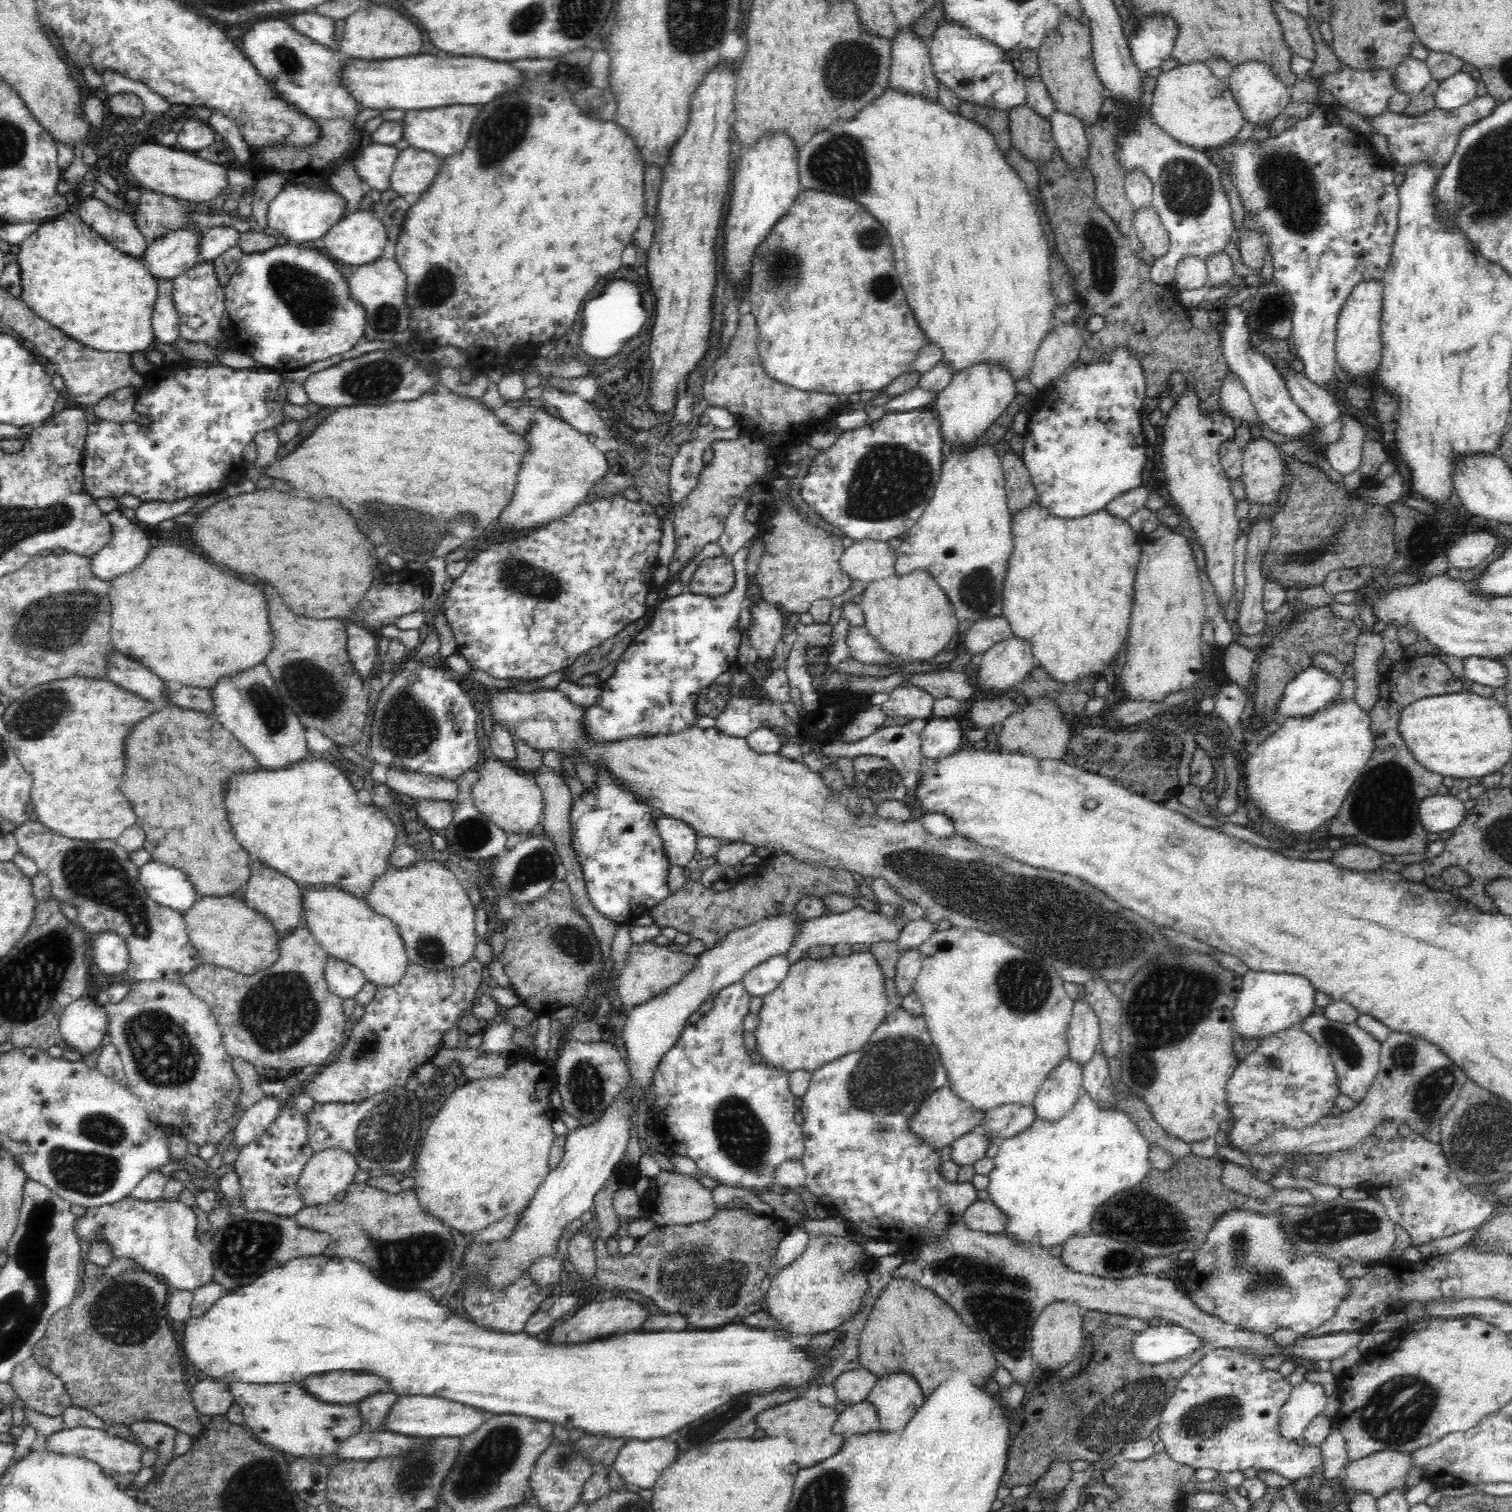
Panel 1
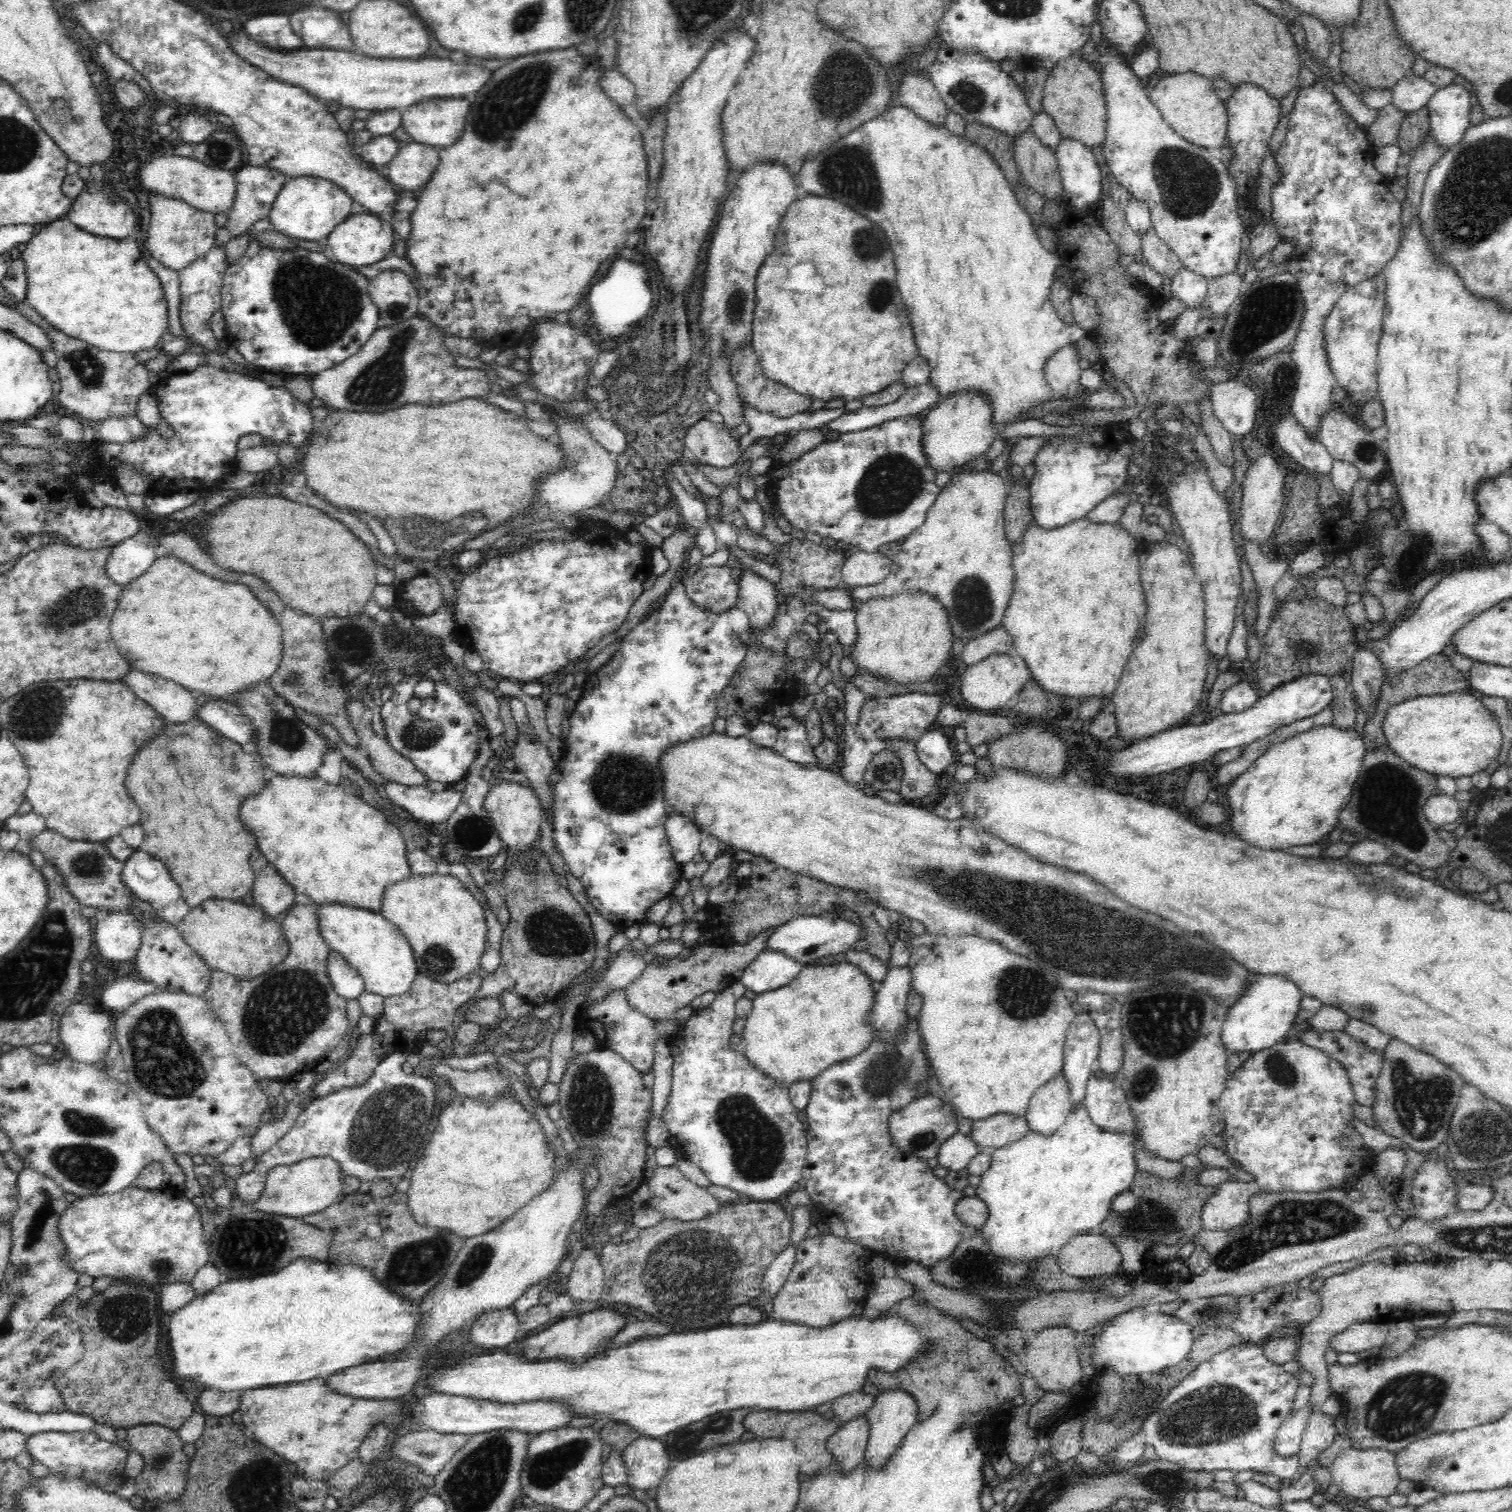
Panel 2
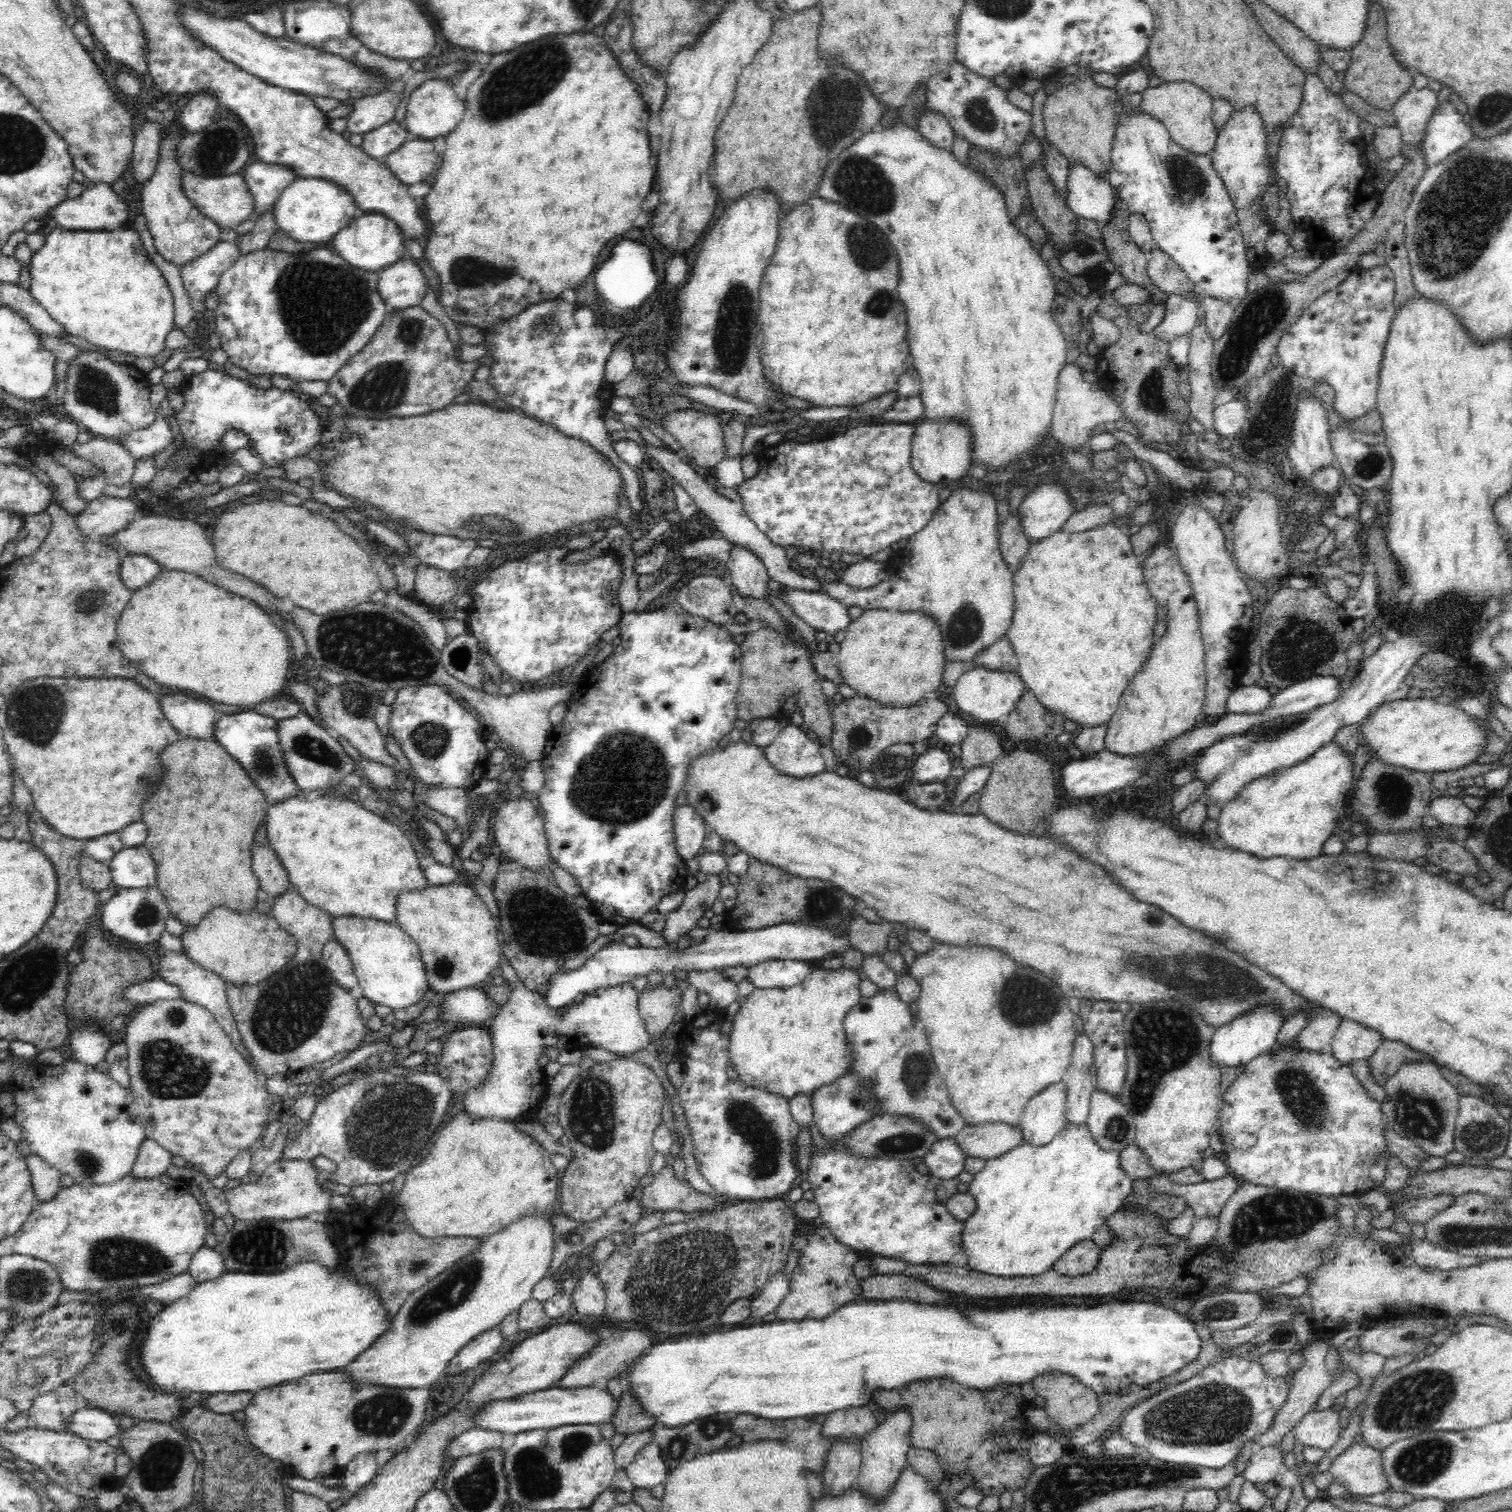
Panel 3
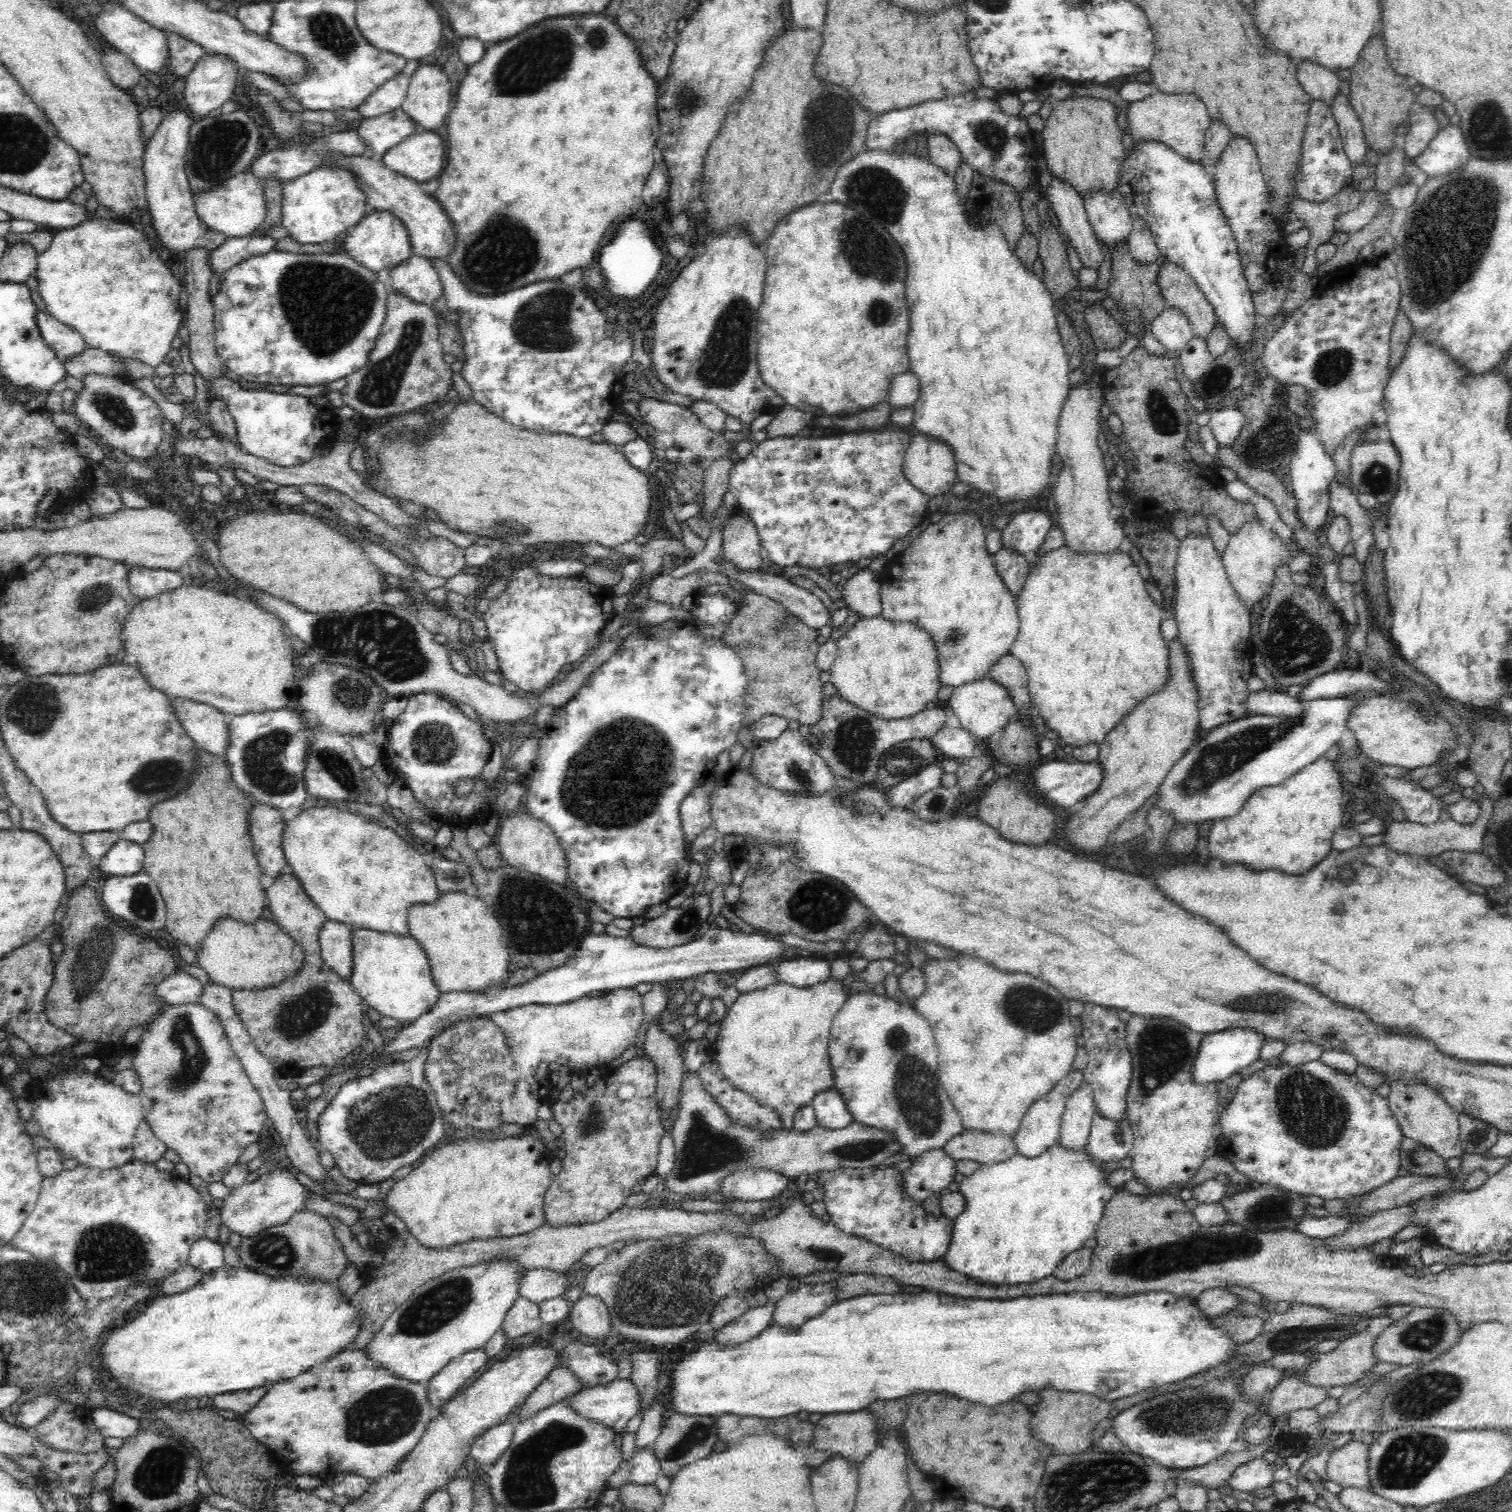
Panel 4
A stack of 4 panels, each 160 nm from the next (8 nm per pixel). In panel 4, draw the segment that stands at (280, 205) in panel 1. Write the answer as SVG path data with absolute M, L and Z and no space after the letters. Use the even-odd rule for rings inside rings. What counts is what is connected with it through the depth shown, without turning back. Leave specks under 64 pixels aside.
M336 166L318 167L286 181L283 184L282 205L281 224L288 231L288 236L302 244L340 241L370 211L353 172Z

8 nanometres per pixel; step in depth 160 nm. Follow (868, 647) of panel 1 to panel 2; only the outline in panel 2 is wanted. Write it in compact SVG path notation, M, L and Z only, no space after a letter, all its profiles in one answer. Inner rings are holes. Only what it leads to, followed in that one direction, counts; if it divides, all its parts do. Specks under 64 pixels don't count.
M806 602L804 606L806 615L818 616L819 621L826 622L828 631L837 634L840 644L850 647L856 642L855 611L829 610L816 602Z

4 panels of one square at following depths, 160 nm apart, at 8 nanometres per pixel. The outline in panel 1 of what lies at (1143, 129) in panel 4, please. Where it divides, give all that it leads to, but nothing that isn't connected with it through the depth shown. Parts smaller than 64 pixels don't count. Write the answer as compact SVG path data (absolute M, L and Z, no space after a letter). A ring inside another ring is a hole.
M1186 64L1158 76L1152 116L1155 123L1177 142L1198 150L1228 142L1242 129L1244 117L1228 84L1212 76L1204 64Z

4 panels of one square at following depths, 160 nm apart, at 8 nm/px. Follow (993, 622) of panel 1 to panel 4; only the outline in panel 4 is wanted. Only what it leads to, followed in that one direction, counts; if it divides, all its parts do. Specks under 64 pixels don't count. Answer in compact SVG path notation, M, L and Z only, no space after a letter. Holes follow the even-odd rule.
M1011 654L1004 655L991 668L988 678L999 683L1011 696L1016 719L1026 727L1035 727L1037 722L1033 716L1034 705L1031 704L1032 697L1024 665Z

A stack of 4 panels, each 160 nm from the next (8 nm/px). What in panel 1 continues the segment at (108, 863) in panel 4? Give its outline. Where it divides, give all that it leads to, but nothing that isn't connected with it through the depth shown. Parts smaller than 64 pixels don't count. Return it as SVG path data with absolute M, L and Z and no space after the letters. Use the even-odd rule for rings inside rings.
M150 860L138 870L140 885L147 890L148 898L160 906L184 914L196 901L195 887L178 868Z

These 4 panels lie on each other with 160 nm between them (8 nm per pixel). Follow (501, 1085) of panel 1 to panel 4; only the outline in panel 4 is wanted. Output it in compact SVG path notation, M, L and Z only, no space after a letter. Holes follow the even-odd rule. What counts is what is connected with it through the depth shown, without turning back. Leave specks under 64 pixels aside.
M535 1127L502 1140L460 1140L434 1152L408 1174L396 1180L382 1196L385 1212L392 1212L405 1222L408 1233L422 1245L432 1249L451 1247L488 1237L509 1237L526 1234L544 1225L545 1192L553 1181L547 1160L548 1149Z

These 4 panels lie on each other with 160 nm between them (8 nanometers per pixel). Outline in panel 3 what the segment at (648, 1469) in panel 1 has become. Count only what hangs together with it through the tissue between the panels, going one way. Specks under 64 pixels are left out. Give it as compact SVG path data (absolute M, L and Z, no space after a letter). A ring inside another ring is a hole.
M656 1443L644 1445L634 1460L625 1467L626 1474L635 1488L654 1488L665 1482L668 1467L662 1461L660 1447Z

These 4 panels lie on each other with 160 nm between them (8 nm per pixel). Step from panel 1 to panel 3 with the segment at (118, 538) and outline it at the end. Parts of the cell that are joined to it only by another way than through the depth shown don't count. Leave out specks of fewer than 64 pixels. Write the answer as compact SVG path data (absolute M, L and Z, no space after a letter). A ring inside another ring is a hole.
M127 555L120 562L119 577L132 591L148 586L162 572L162 567L146 555Z

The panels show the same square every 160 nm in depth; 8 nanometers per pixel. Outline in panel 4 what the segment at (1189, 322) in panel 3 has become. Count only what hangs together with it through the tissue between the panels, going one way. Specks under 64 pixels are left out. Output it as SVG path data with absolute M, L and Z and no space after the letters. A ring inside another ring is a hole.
M1168 306L1151 322L1151 332L1166 348L1170 358L1182 352L1193 337L1188 317L1182 311Z

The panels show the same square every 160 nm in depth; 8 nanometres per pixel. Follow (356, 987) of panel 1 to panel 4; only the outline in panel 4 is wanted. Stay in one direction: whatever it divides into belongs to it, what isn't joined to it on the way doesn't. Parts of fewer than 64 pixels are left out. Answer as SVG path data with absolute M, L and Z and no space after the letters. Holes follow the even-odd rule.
M327 919L319 930L321 957L338 976L351 978L353 969L353 927Z

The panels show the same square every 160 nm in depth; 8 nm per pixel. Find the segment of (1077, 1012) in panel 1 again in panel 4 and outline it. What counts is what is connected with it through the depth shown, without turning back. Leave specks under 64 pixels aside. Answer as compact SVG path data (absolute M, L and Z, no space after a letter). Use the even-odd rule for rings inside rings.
M1086 1082L1081 1085L1073 1092L1061 1116L1058 1142L1068 1150L1080 1150L1080 1147L1089 1143L1091 1124L1096 1112L1093 1090Z

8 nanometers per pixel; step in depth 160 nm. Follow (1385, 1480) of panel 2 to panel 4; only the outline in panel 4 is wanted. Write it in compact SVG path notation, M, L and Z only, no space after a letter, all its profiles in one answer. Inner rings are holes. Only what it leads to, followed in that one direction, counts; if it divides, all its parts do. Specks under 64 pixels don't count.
M1353 1438L1341 1447L1336 1447L1326 1465L1327 1478L1342 1488L1350 1486L1368 1491L1368 1443Z

